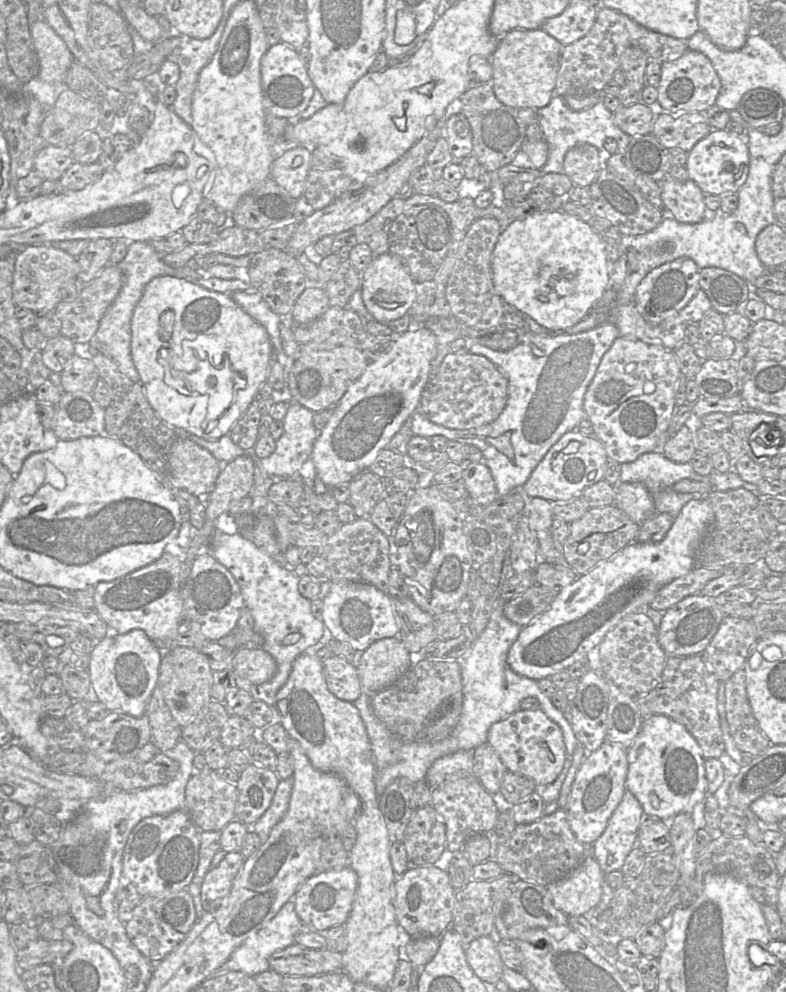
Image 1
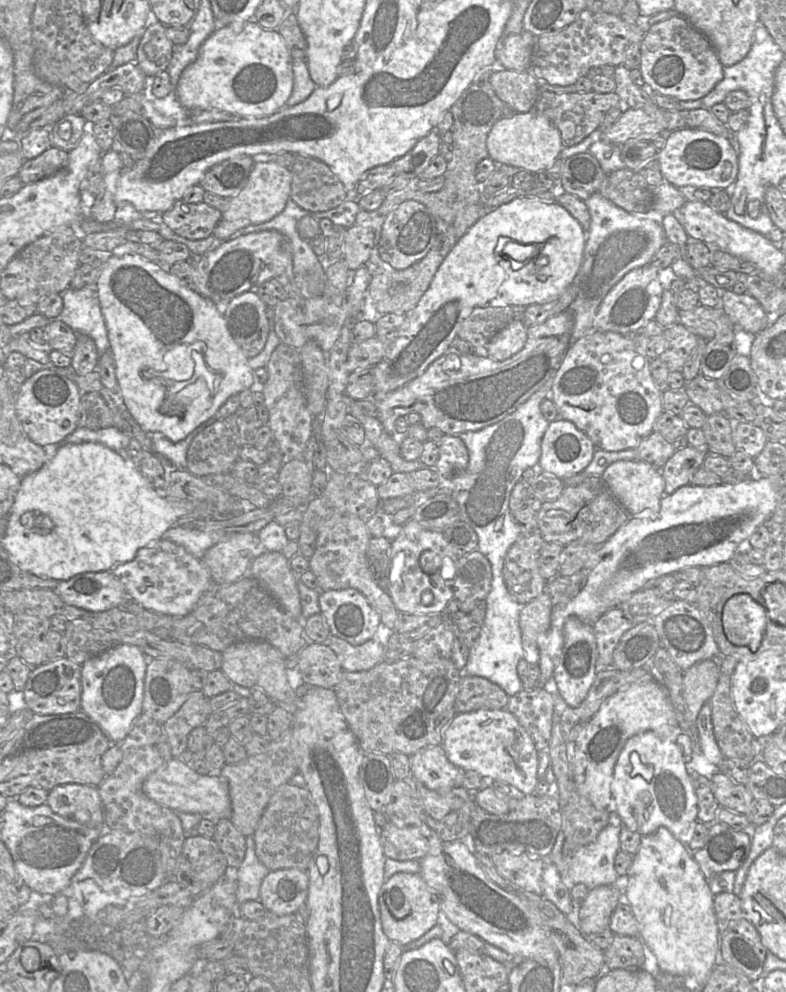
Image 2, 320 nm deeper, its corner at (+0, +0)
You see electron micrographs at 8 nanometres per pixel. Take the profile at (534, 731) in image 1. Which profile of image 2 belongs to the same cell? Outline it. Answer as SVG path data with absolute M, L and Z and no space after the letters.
M478 709L456 714L443 732L441 743L448 760L461 771L473 771L488 781L502 781L515 787L524 795L534 794L538 784L538 751L527 731L508 710Z

